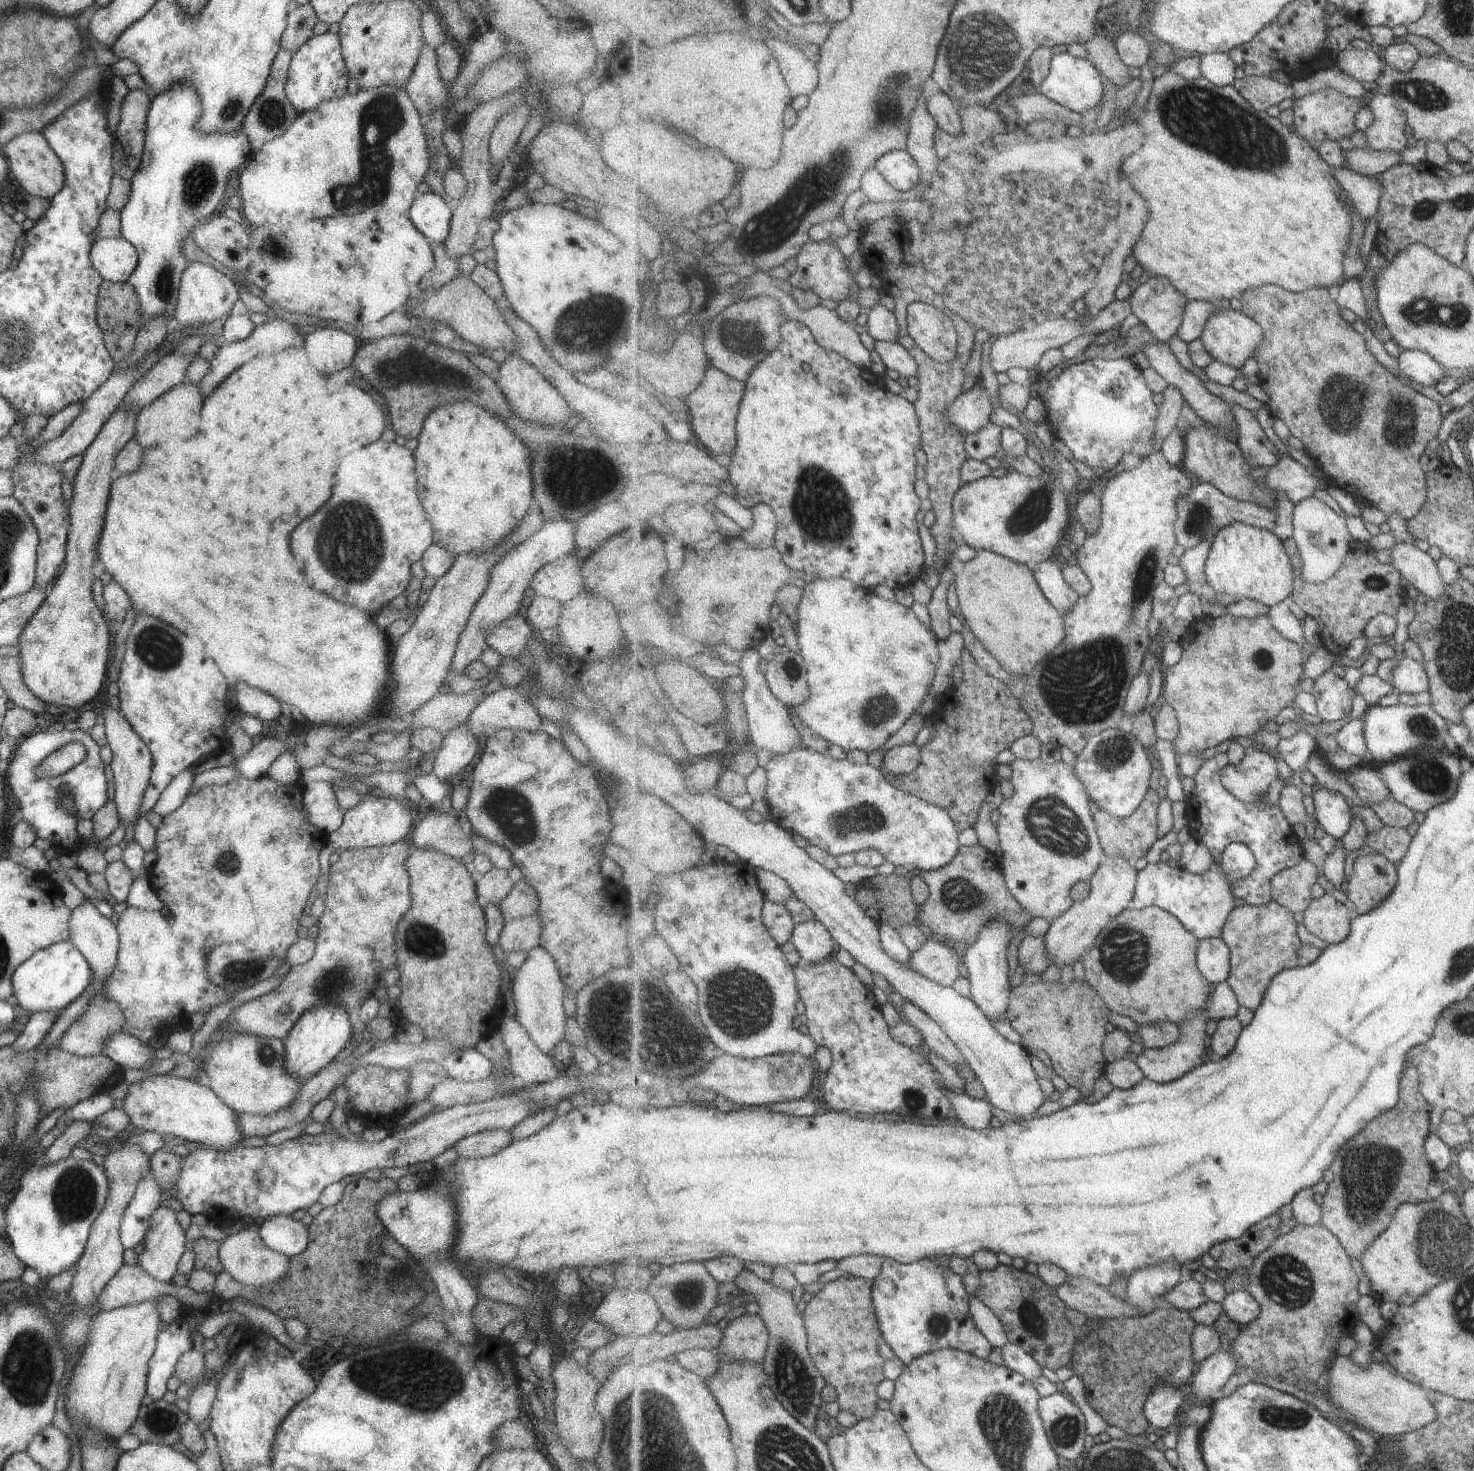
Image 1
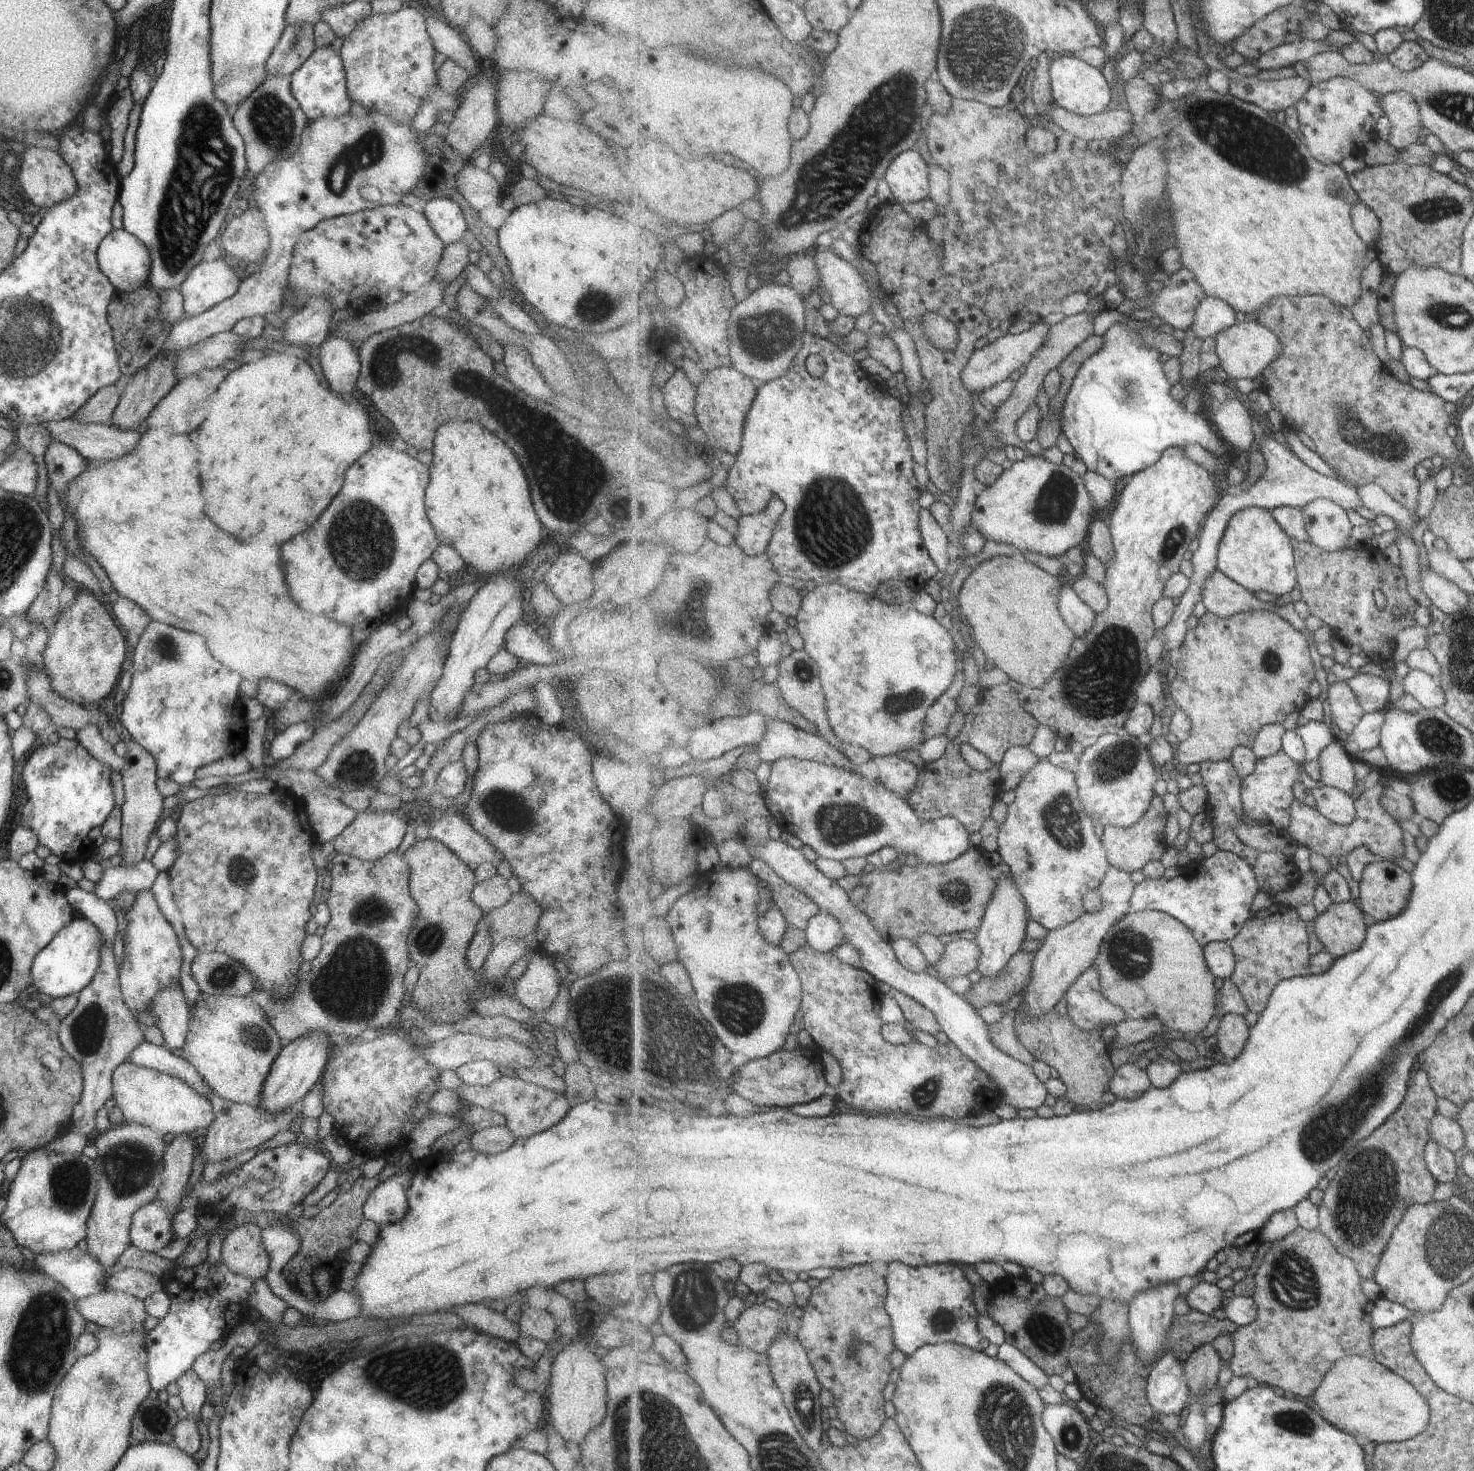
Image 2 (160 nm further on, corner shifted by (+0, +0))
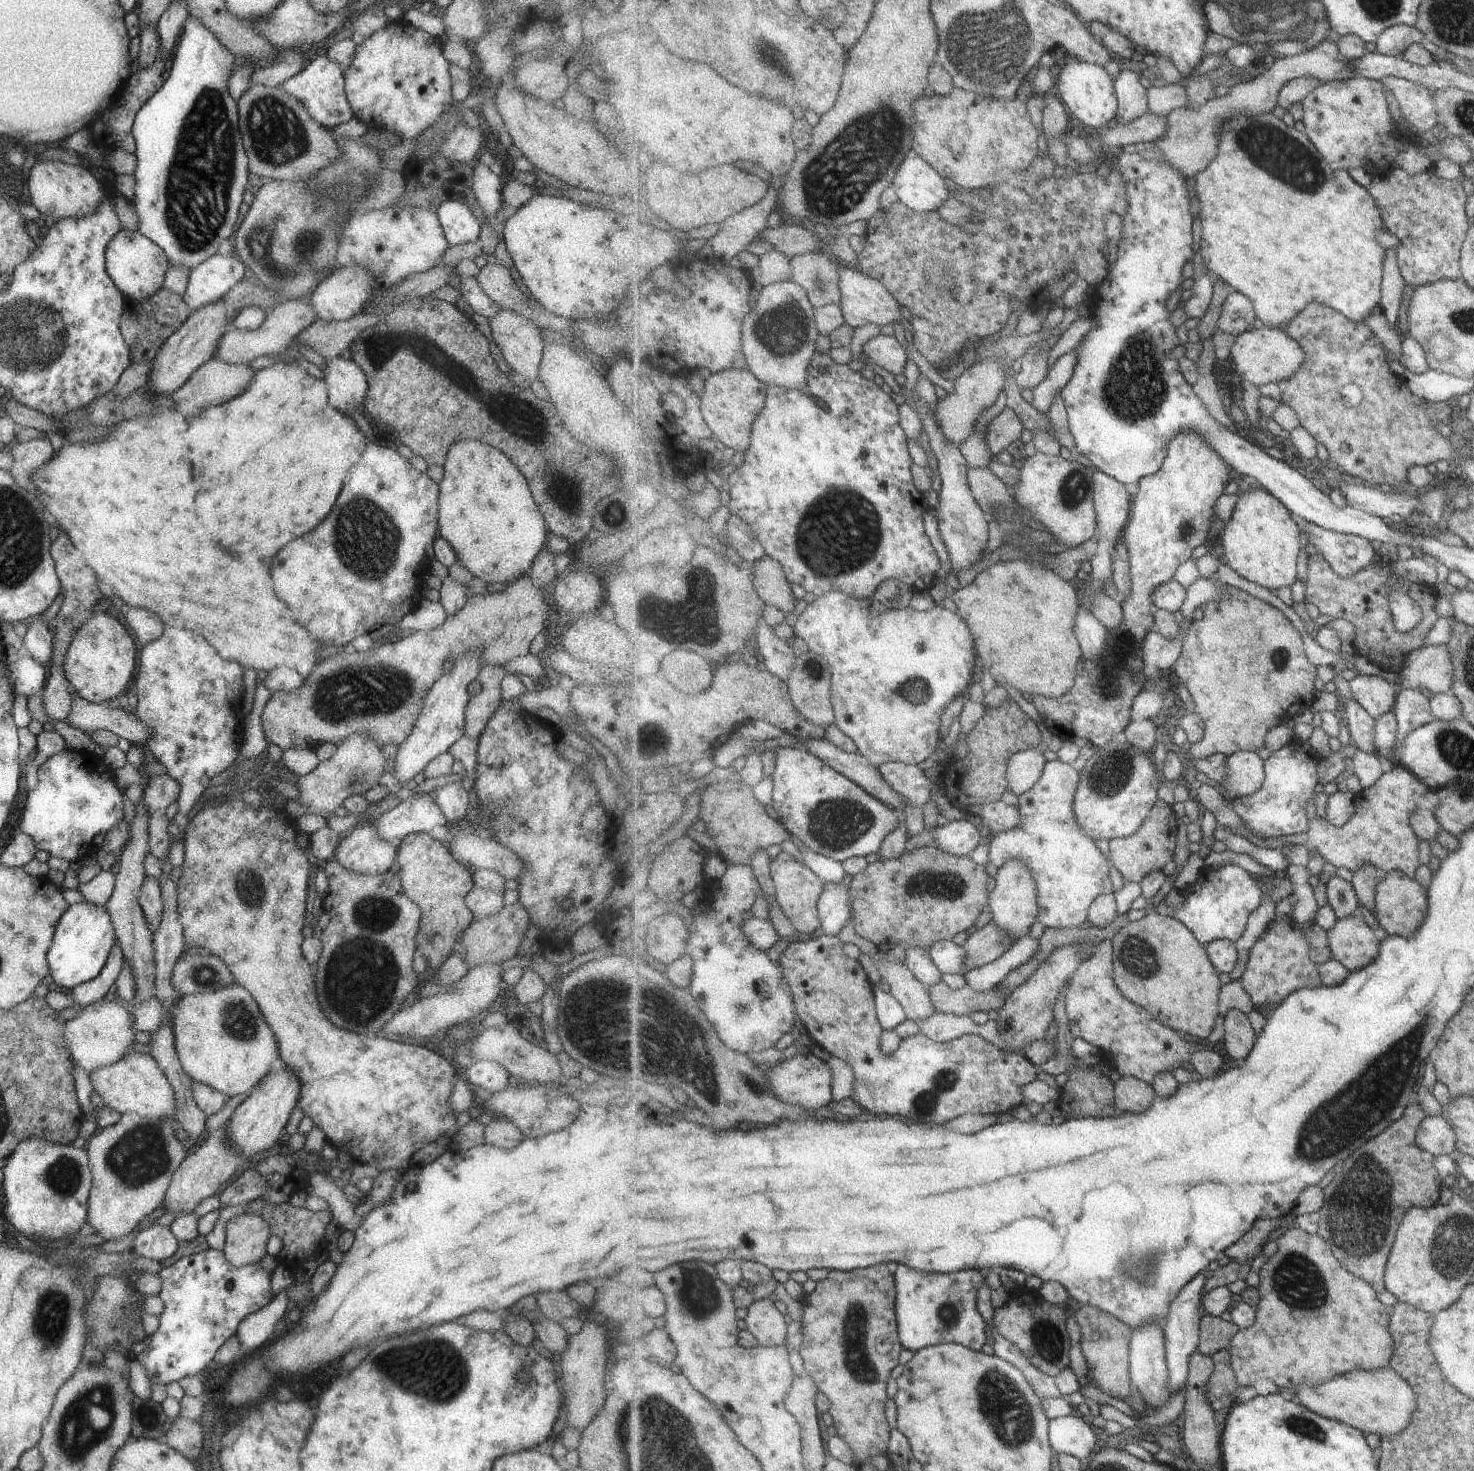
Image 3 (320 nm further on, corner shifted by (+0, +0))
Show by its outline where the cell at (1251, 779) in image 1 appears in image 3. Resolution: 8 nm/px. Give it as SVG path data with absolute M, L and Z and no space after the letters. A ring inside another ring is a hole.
M1295 739L1265 760L1266 779L1261 790L1255 795L1231 802L1231 807L1243 819L1246 828L1265 839L1306 833L1309 830L1307 804L1316 795L1315 788L1319 784L1319 759L1304 743Z

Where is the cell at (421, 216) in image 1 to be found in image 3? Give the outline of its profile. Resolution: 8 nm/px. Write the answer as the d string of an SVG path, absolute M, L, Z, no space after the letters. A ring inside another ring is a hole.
M443 201L435 213L449 245L463 244L479 236L479 222L464 204Z

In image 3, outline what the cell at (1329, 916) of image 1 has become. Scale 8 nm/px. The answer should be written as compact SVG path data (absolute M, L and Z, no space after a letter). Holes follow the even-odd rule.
M1358 913L1346 919L1339 919L1336 927L1328 932L1328 941L1335 959L1351 972L1357 972L1372 965L1380 956L1382 940Z

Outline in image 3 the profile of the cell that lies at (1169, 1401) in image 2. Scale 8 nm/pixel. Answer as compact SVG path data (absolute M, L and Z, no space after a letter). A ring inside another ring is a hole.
M1198 1274L1188 1285L1181 1290L1180 1296L1172 1302L1167 1318L1164 1333L1166 1334L1166 1361L1169 1369L1169 1388L1171 1392L1177 1392L1185 1388L1190 1371L1190 1358L1199 1351L1200 1347L1200 1322L1203 1317L1204 1288L1209 1279L1203 1274Z

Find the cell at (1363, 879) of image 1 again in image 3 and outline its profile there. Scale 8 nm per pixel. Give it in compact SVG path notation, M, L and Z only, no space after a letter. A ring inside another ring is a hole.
M1403 871L1387 874L1376 888L1376 912L1380 925L1390 935L1399 935L1408 939L1416 936L1426 917L1426 888L1415 879L1409 878Z

